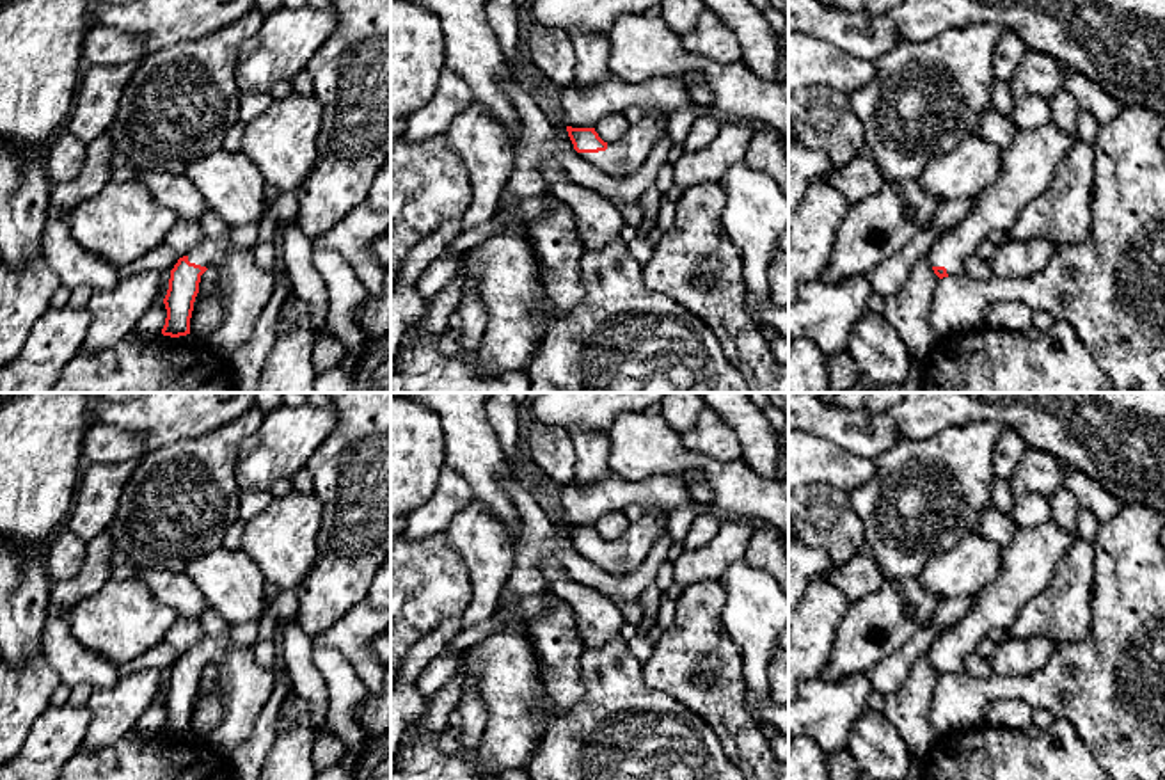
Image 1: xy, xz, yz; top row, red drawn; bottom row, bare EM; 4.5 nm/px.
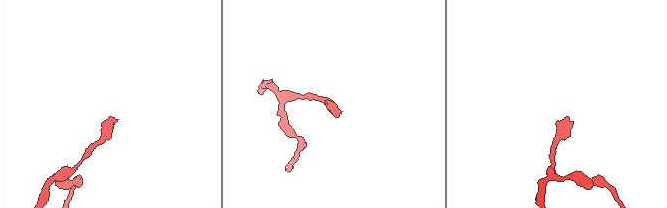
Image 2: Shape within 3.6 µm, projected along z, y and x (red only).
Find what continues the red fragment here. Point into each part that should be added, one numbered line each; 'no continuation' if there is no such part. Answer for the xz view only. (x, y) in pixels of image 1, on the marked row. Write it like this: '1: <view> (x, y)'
1: xz (624, 157)

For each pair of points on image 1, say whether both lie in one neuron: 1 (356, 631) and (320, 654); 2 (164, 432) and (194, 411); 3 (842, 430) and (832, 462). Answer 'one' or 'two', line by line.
1: two
2: one
3: two

